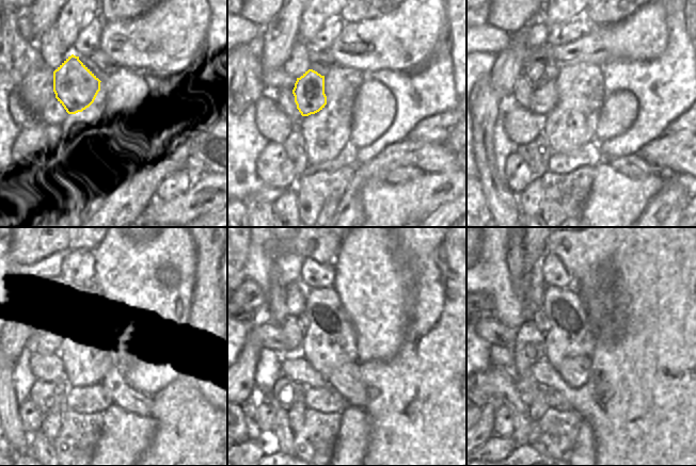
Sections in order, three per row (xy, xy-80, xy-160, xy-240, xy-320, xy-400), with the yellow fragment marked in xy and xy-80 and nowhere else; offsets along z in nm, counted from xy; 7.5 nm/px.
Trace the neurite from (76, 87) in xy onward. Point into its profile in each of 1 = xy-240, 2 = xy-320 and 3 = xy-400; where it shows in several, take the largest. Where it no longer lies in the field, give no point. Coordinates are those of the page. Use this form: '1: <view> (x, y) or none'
1: xy-240 (53, 341)
2: xy-320 (269, 335)
3: xy-400 (491, 331)

